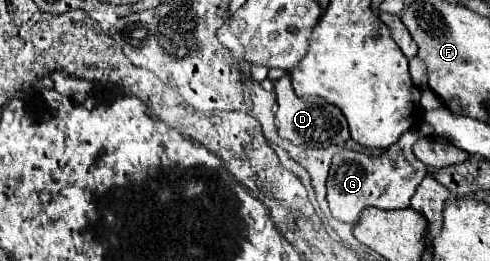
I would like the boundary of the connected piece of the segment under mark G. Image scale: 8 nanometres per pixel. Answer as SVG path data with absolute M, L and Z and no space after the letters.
M426 125L404 133L396 145L386 149L382 155L364 155L356 151L340 151L332 159L330 175L328 175L328 205L332 217L342 223L356 225L364 207L378 207L378 209L406 209L410 207L410 197L414 195L420 181L426 177L426 165L422 165L414 153L412 145L426 135Z

